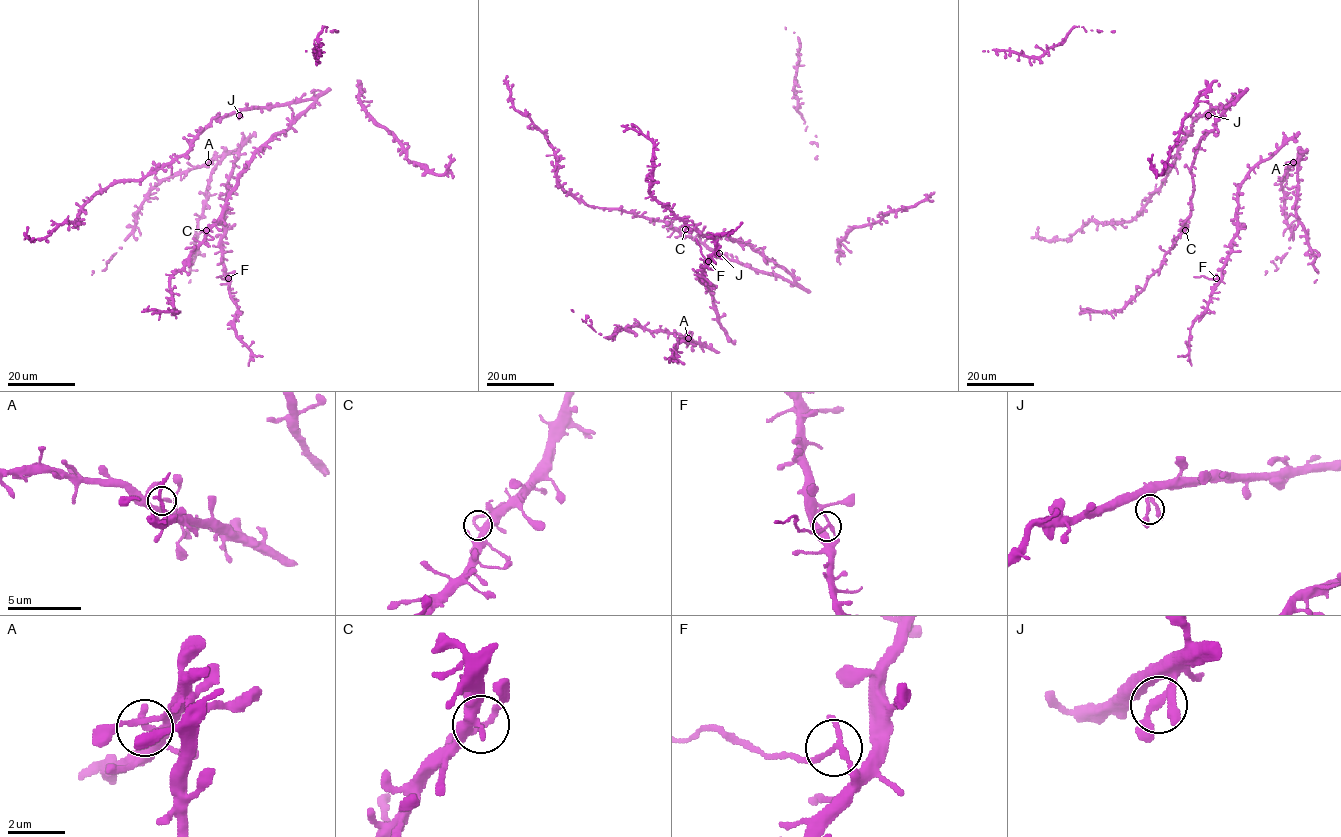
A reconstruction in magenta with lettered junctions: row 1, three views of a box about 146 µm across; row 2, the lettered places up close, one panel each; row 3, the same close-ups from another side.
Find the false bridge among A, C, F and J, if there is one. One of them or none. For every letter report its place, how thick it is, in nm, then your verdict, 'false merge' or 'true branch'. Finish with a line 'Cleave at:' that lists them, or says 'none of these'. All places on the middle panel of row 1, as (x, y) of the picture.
A: (688, 338) | 260 nm | true branch
C: (685, 229) | 240 nm | true branch
F: (708, 261) | 150 nm | false merge
J: (719, 253) | 200 nm | true branch
Cleave at: F

